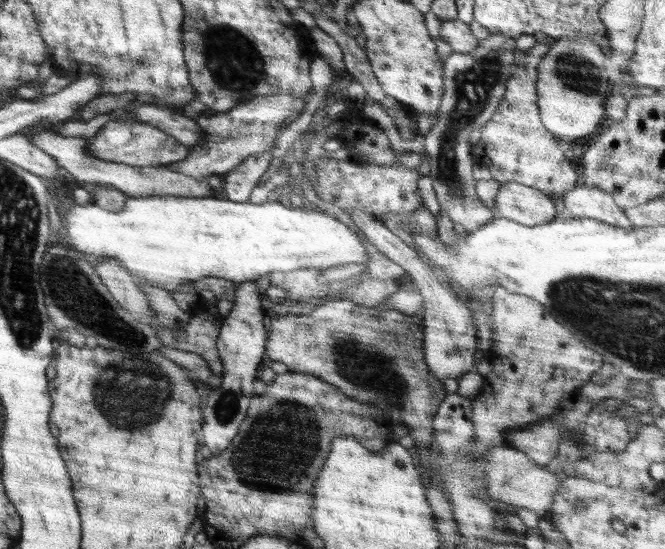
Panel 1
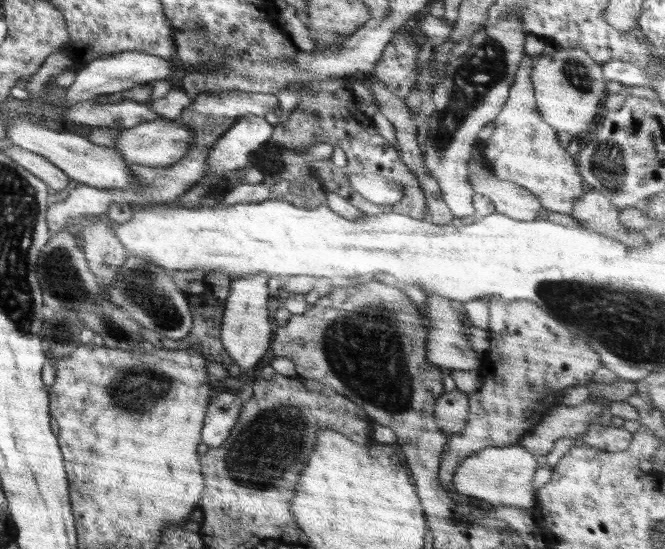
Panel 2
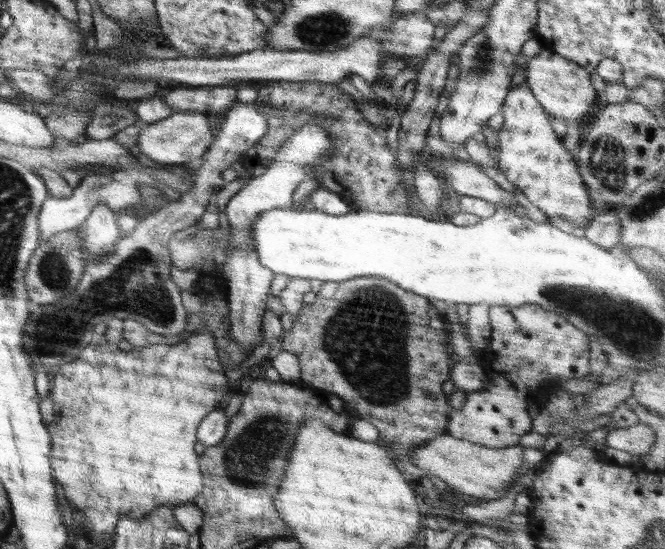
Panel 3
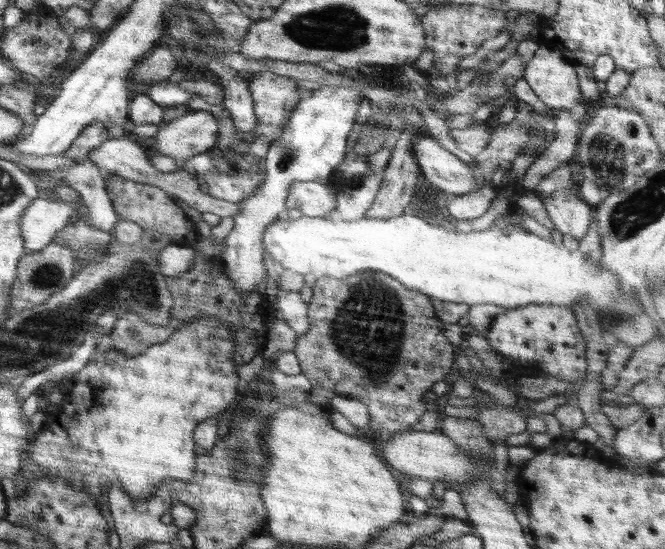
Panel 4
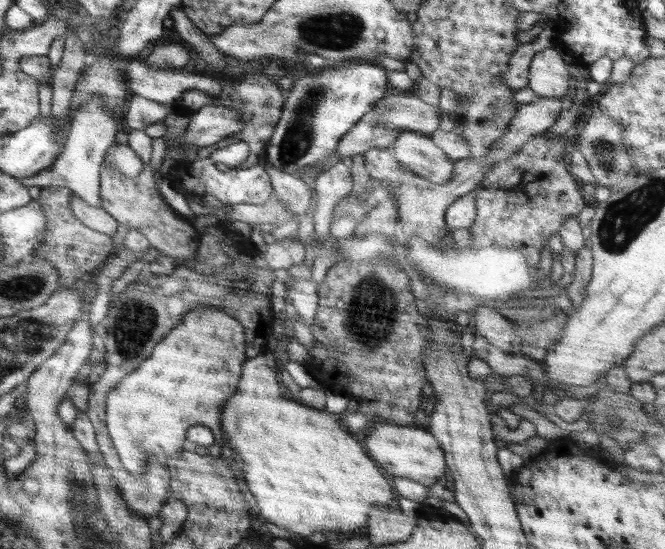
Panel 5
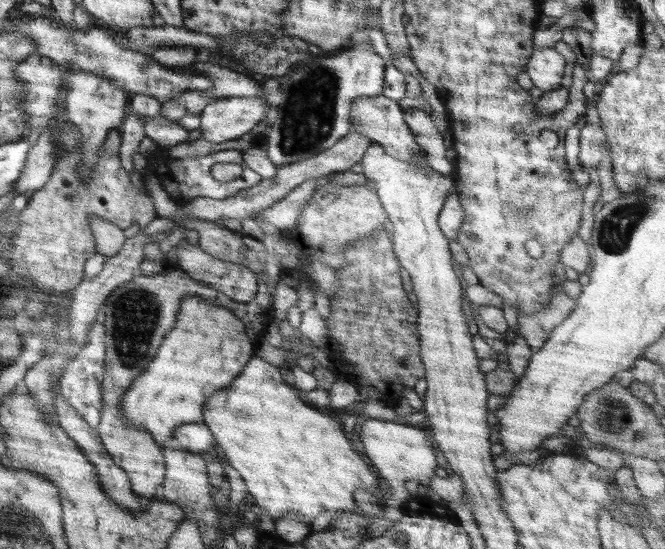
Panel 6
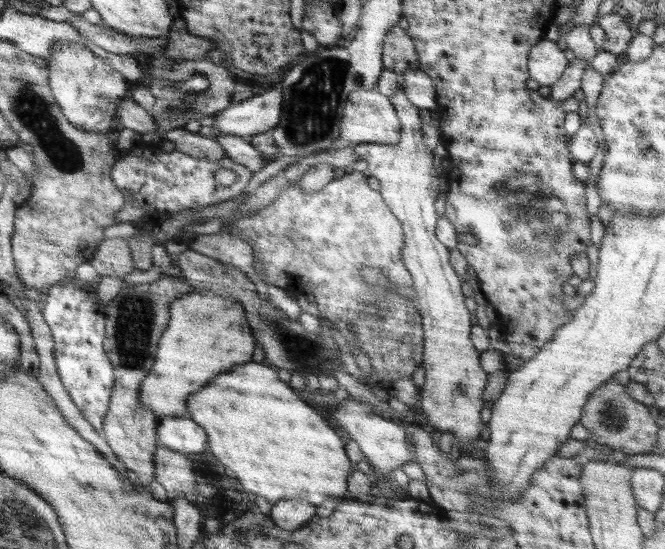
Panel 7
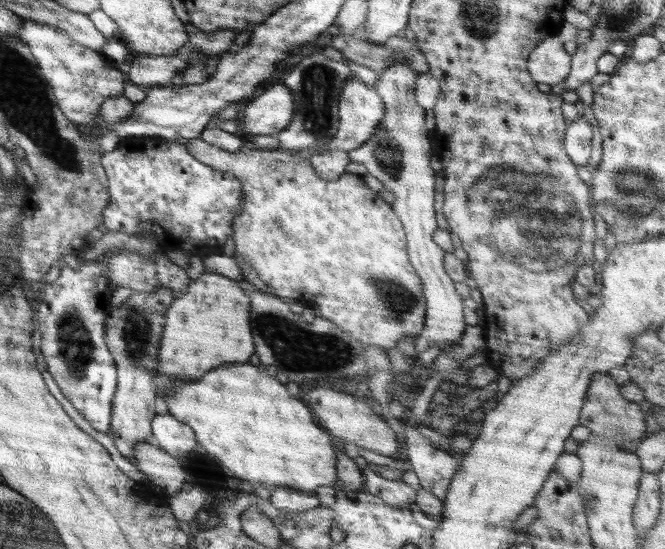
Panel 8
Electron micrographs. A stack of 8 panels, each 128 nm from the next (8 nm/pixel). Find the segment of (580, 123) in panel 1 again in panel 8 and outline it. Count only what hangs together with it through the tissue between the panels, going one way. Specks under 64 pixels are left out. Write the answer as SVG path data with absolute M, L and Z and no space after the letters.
M559 37L546 38L529 54L527 72L536 83L555 85L564 82L571 68L571 55Z

